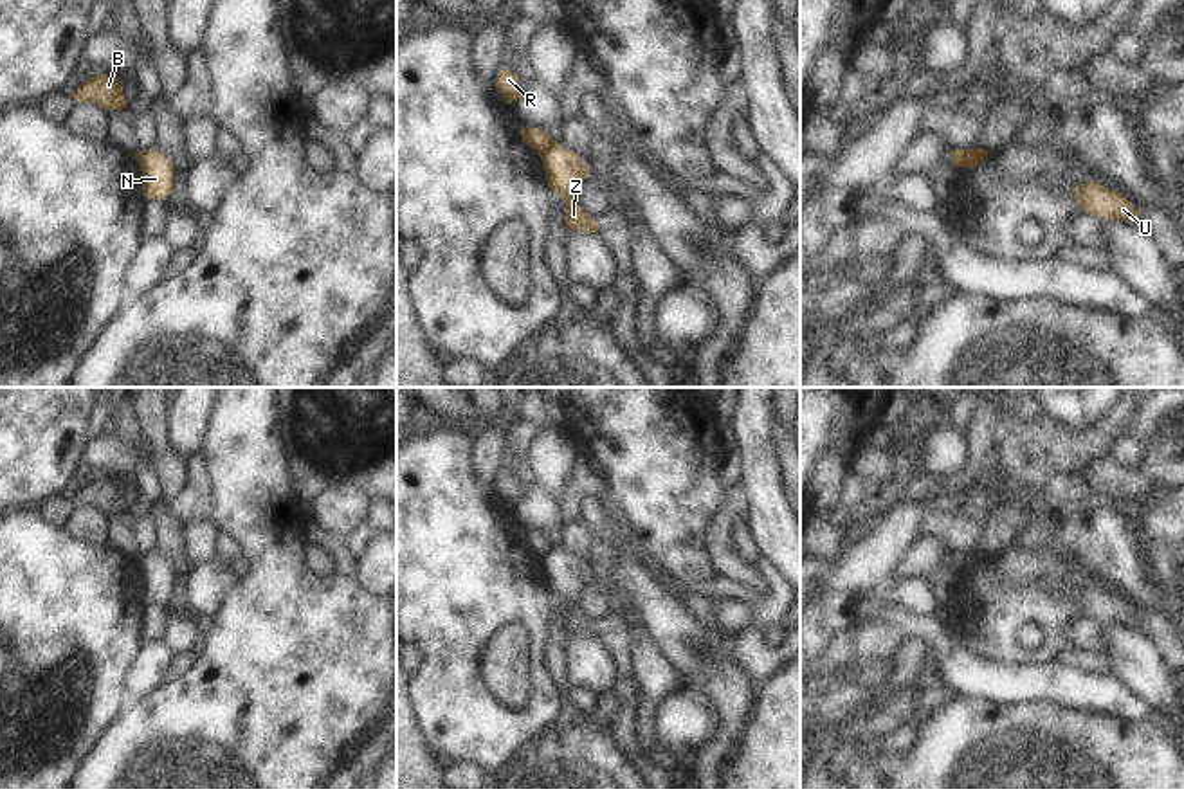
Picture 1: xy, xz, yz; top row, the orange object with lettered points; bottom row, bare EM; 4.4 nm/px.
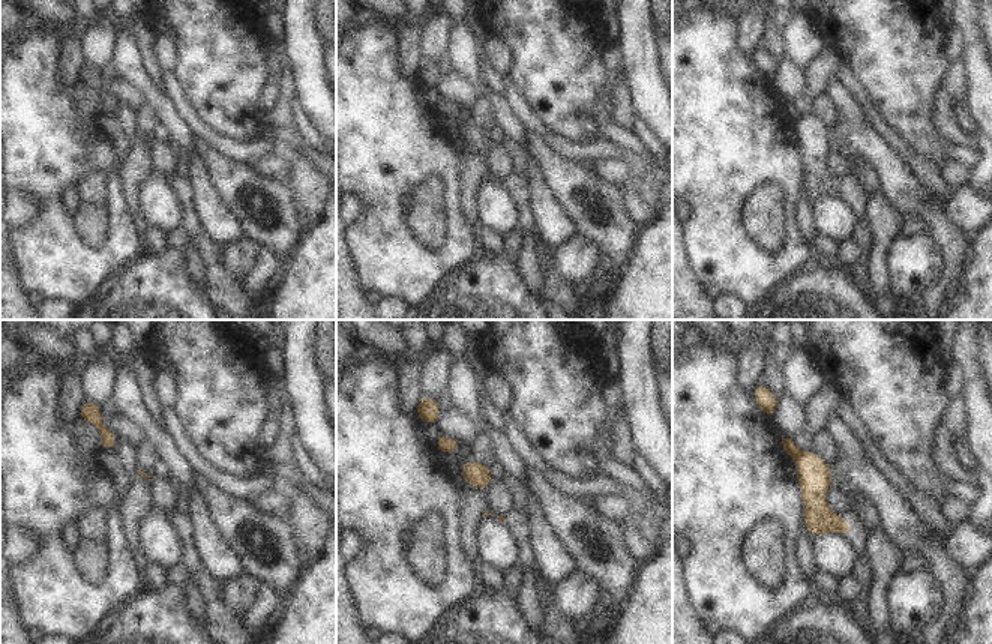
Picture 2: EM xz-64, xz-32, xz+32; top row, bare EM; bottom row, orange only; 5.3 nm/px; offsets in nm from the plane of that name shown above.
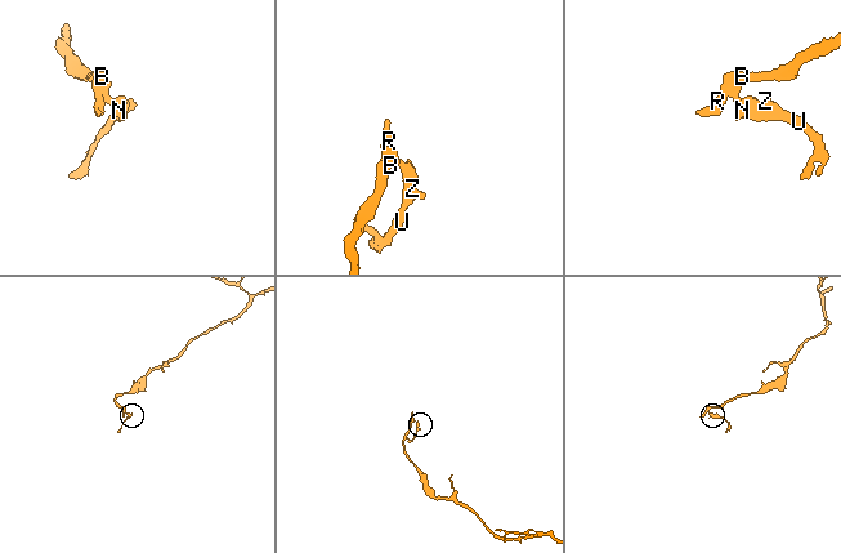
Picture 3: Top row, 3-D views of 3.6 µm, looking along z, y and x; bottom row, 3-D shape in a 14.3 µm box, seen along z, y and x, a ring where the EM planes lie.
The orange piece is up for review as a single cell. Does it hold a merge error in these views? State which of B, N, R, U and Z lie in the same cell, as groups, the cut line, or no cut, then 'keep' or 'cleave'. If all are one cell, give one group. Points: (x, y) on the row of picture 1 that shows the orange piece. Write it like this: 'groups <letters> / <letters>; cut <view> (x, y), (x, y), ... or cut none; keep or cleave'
groups B R / N U Z; cut yz (965, 152), (961, 164); cleave

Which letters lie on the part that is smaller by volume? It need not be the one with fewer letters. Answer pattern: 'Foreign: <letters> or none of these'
Foreign: N, U, Z

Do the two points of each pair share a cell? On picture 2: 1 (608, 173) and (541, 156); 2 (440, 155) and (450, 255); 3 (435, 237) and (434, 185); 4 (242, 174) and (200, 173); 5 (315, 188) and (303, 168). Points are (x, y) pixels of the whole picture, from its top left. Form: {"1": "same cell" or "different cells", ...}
{"1": "different cells", "2": "same cell", "3": "same cell", "4": "different cells", "5": "same cell"}

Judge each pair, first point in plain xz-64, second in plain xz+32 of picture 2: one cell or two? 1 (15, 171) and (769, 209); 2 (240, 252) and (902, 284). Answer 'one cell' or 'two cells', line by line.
1: two cells
2: one cell

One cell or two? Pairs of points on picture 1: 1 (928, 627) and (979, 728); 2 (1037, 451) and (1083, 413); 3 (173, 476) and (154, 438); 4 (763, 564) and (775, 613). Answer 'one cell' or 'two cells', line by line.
1: two cells
2: two cells
3: one cell
4: one cell

